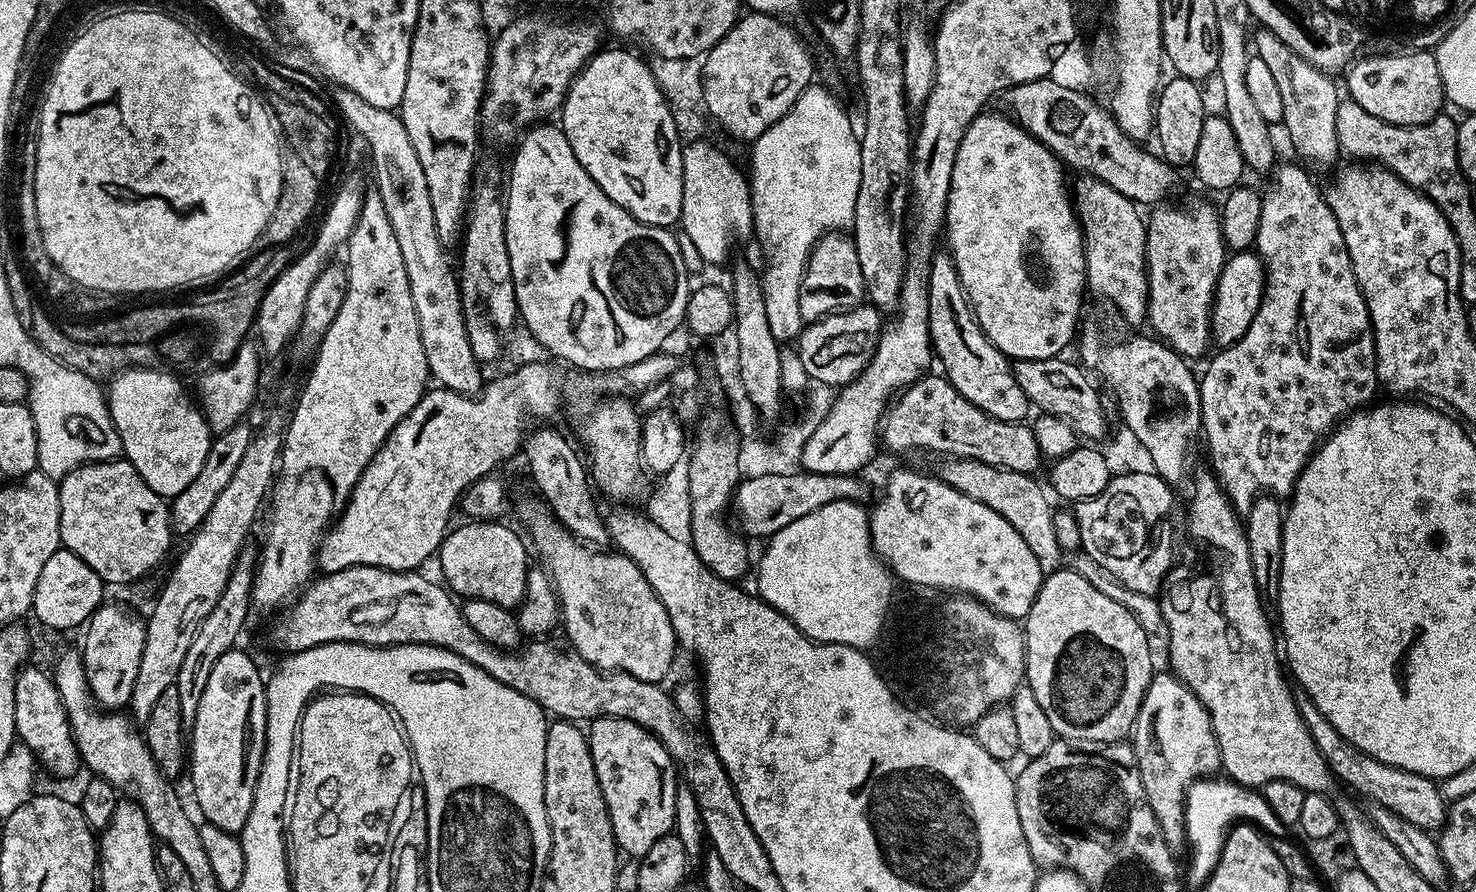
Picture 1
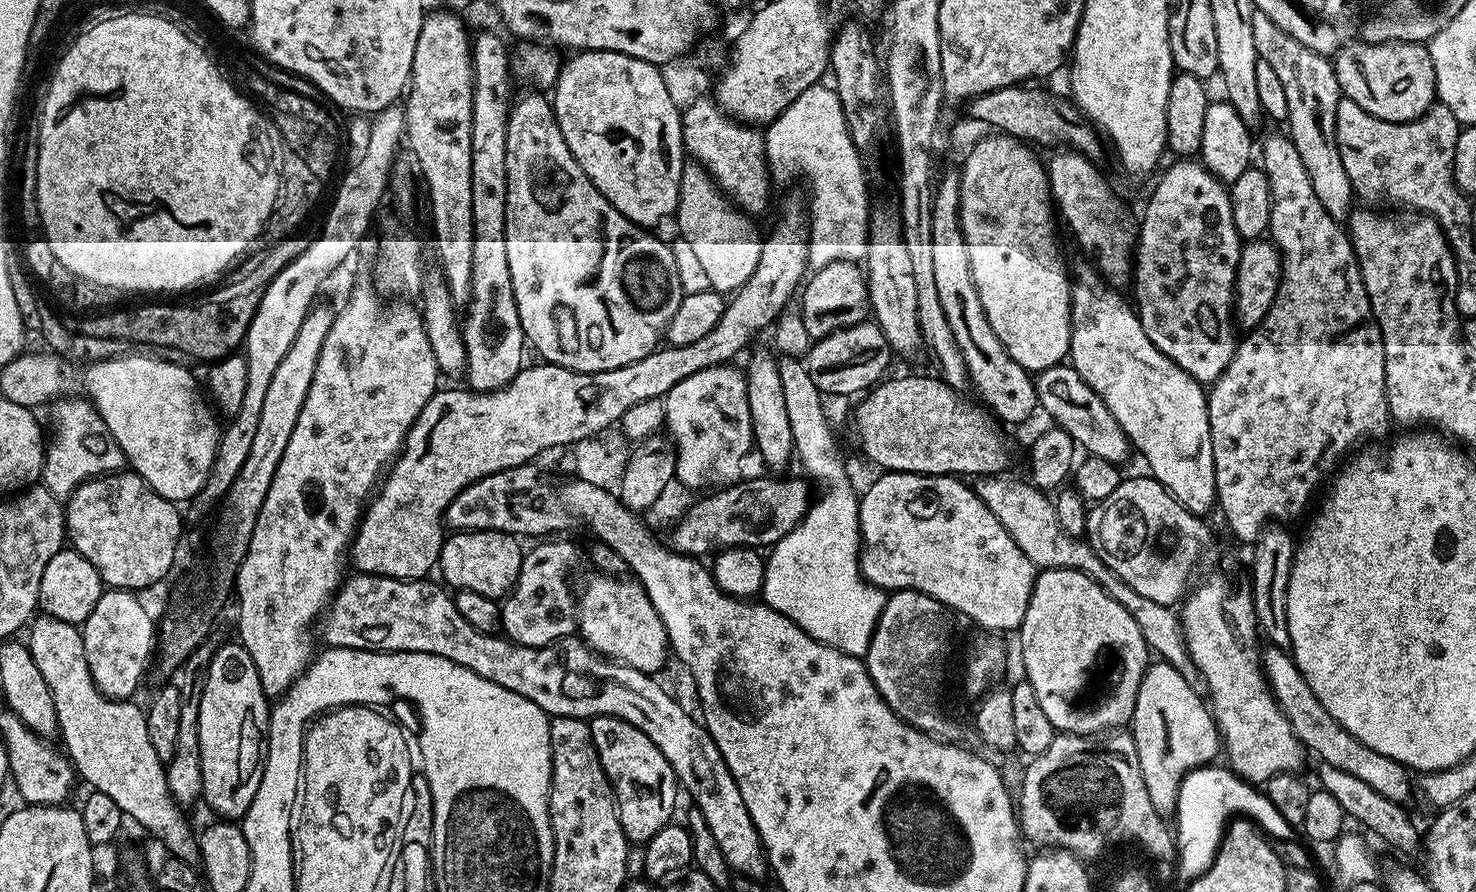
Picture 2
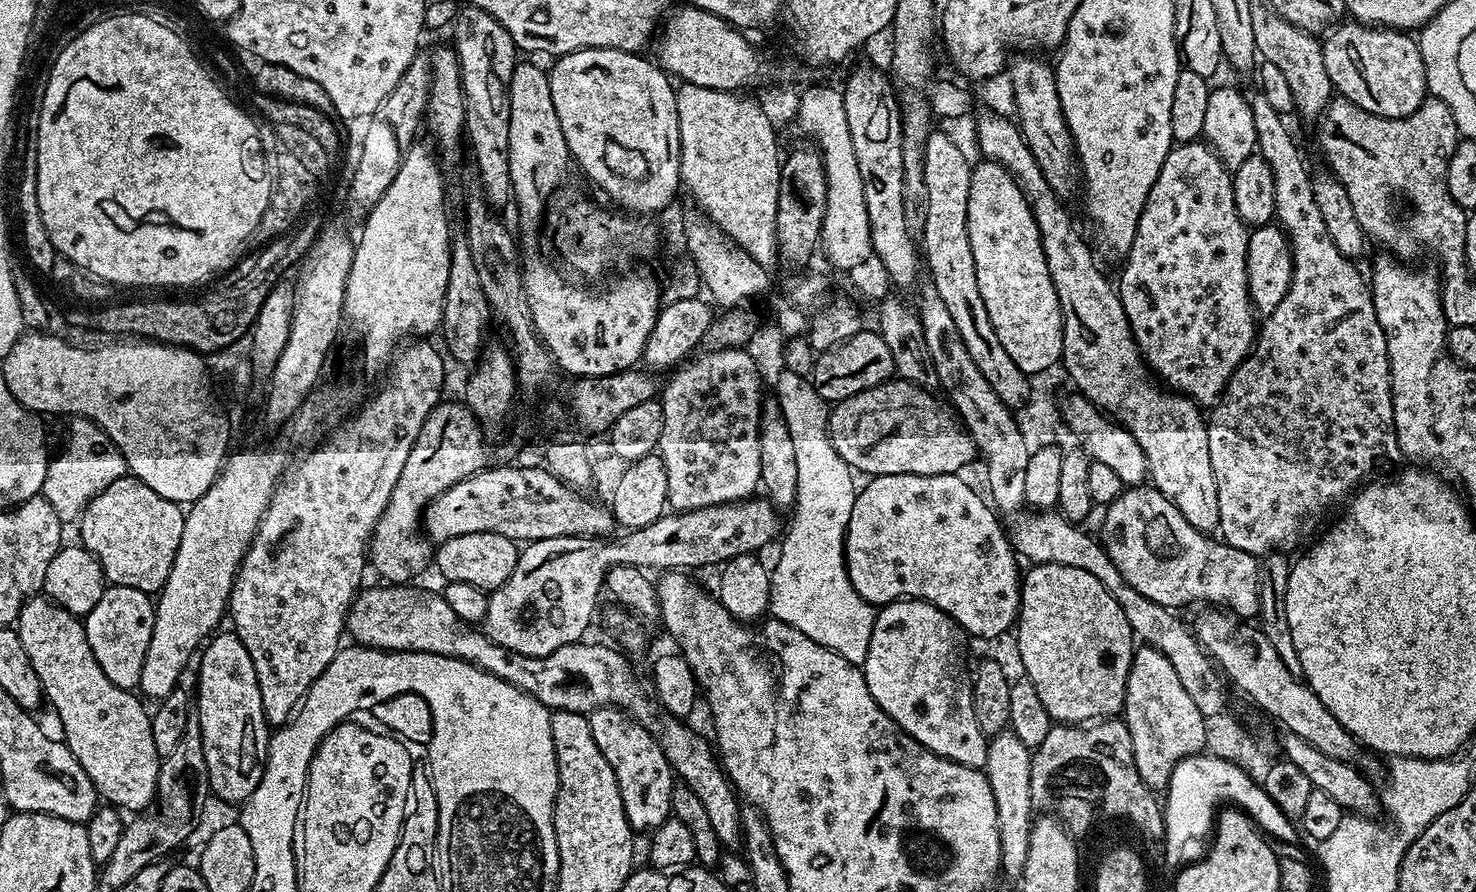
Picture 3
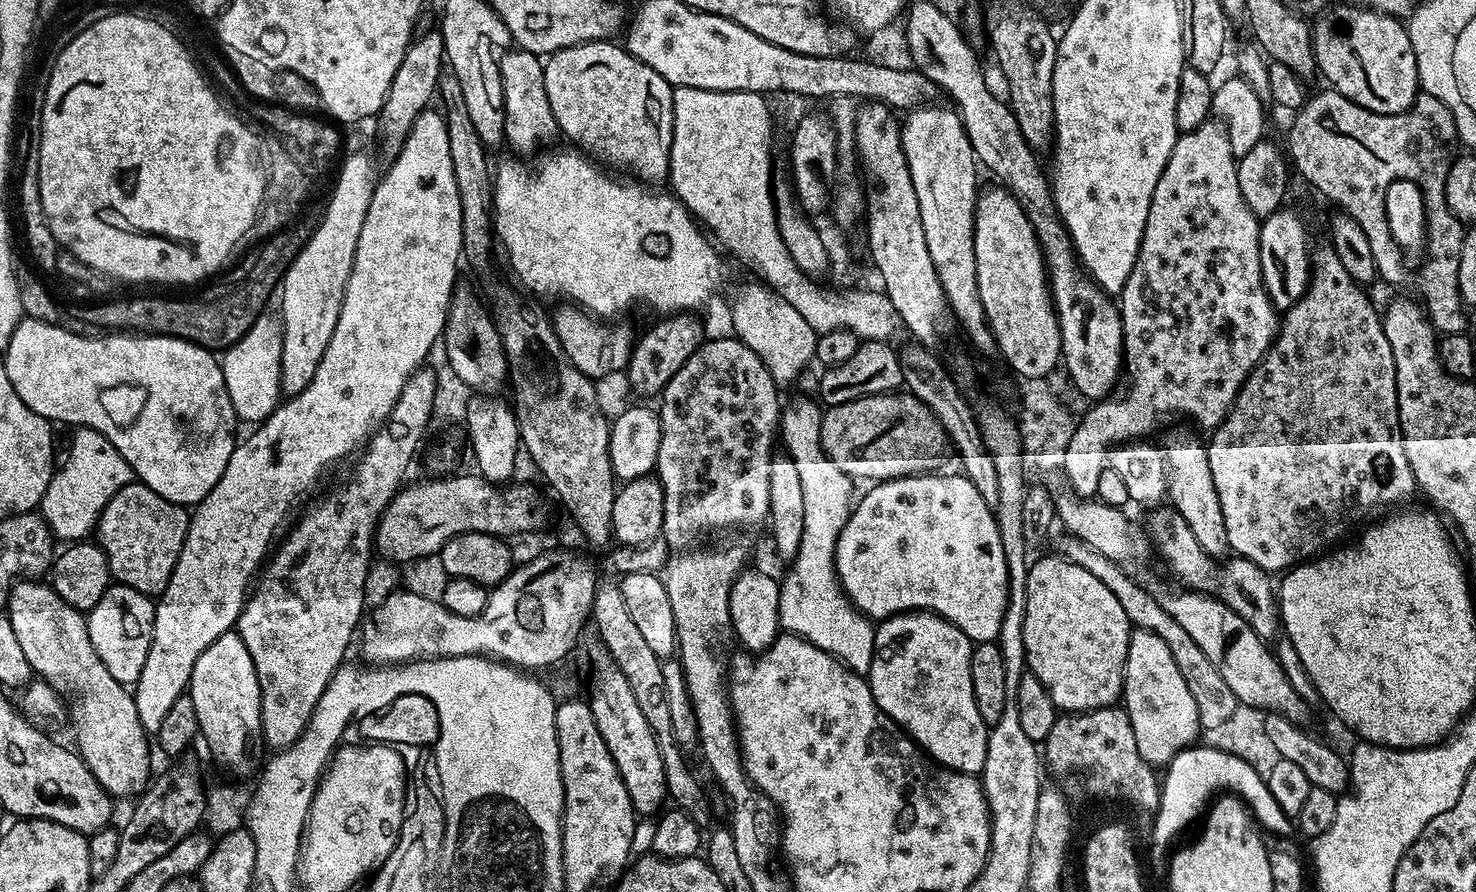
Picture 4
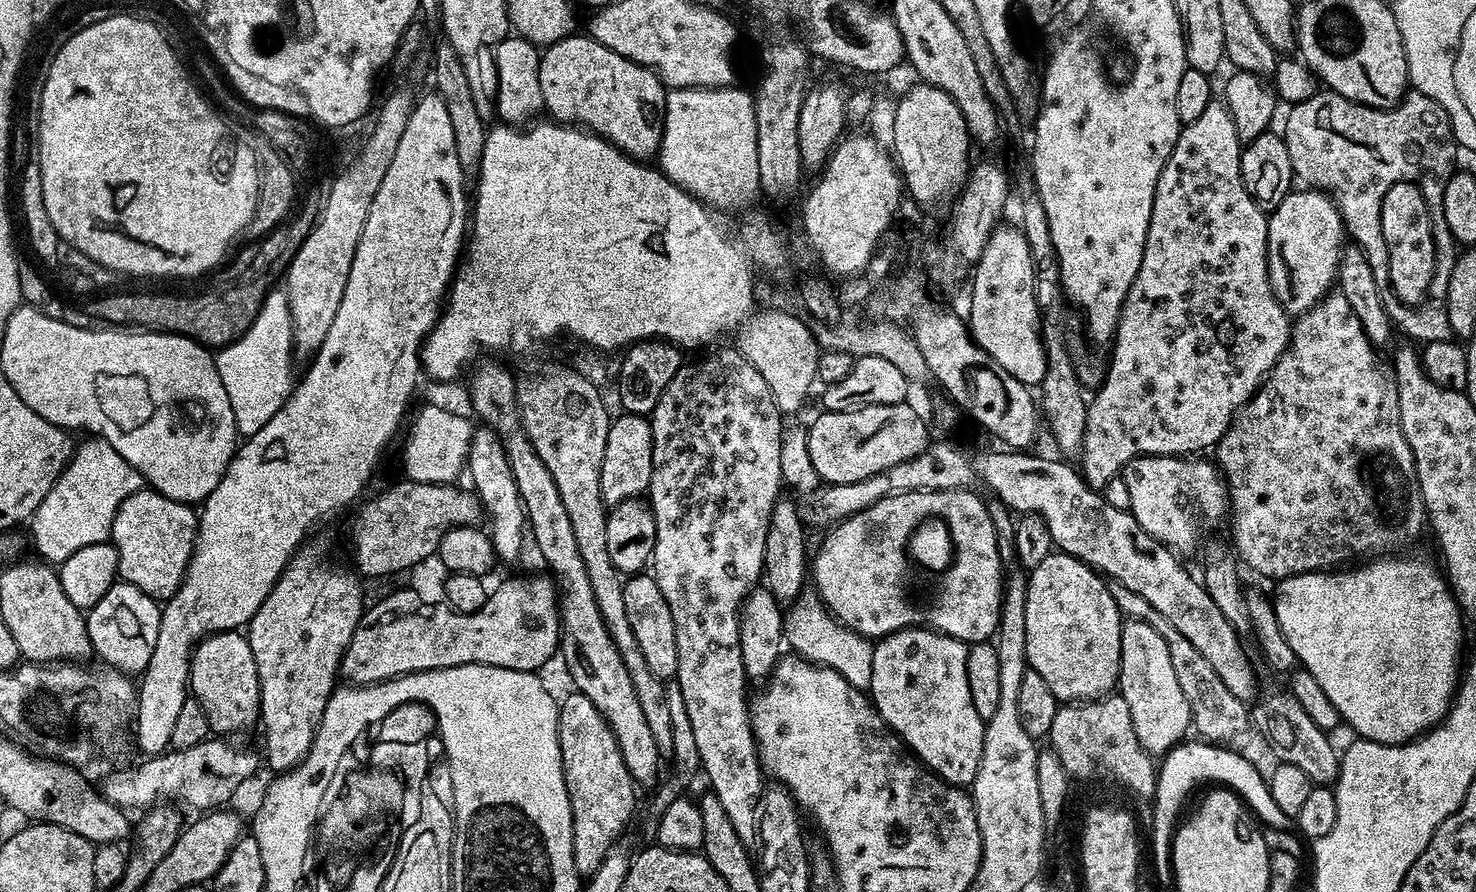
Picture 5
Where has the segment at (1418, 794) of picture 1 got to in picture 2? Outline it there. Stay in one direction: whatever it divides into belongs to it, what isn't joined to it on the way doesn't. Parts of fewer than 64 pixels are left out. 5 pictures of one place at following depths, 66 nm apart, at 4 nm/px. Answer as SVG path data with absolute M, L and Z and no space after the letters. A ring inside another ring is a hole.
M1273 646L1265 647L1262 652L1262 667L1264 677L1268 680L1268 689L1272 691L1282 714L1286 714L1296 737L1311 755L1313 752L1317 756L1320 764L1346 770L1346 774L1352 774L1359 781L1366 782L1370 790L1378 790L1378 794L1382 794L1382 798L1390 798L1390 802L1404 804L1407 801L1407 796L1414 792L1414 788L1413 785L1412 788L1408 785L1409 773L1404 765L1399 764L1394 758L1386 758L1382 754L1372 752L1370 746L1358 742L1354 734L1350 734L1341 724L1334 722L1326 706L1322 706L1318 698L1314 698L1314 690L1306 686L1306 678L1302 678L1298 666L1287 651Z

